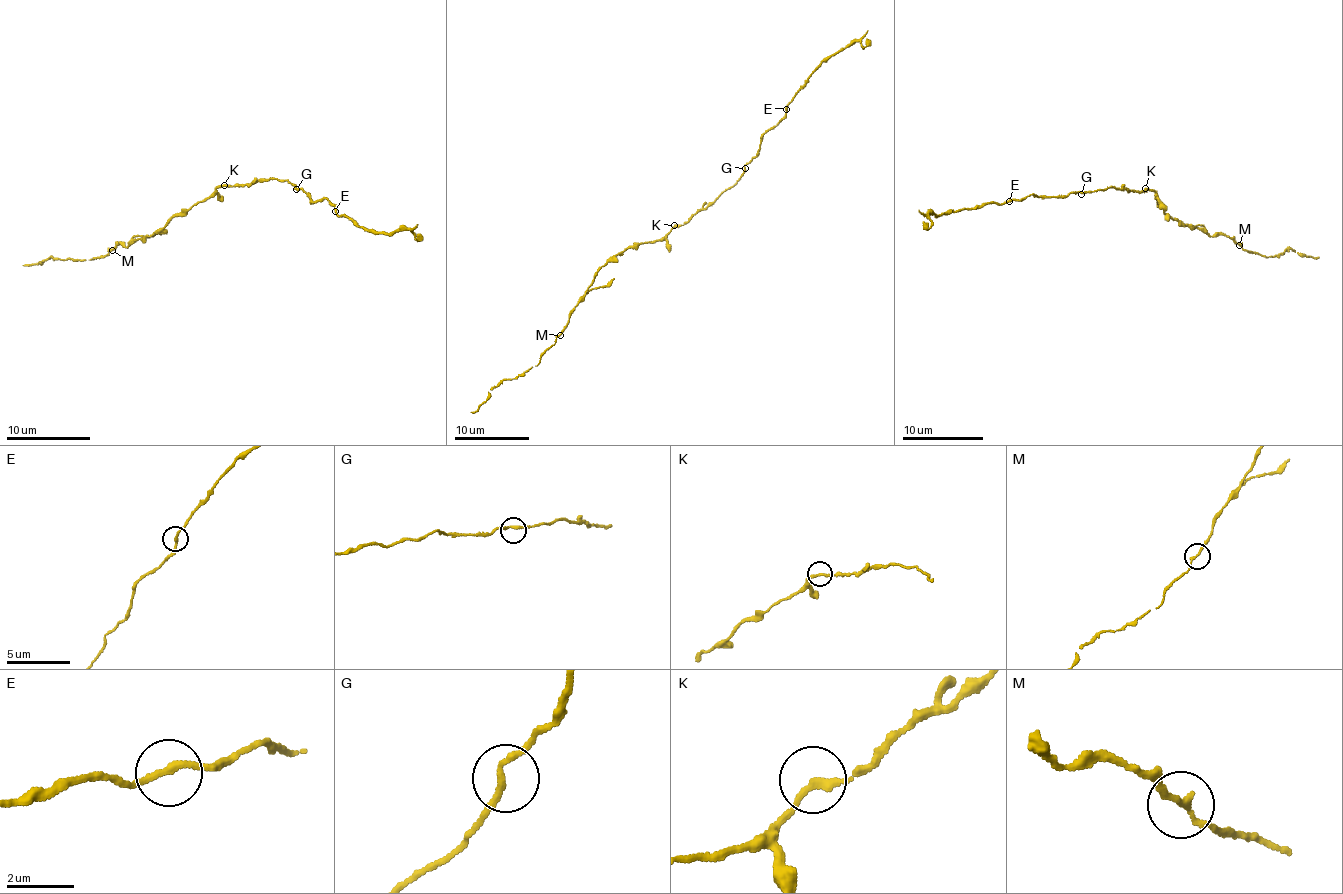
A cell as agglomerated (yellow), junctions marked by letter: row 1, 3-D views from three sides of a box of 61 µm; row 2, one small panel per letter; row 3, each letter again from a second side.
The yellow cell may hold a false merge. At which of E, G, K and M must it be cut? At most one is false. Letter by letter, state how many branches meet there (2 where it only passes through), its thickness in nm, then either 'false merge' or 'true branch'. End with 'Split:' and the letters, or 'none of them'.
E: branches 2; calibre 190 nm; true branch
G: branches 2; calibre 190 nm; true branch
K: branches 2; calibre 190 nm; true branch
M: branches 2; calibre 190 nm; true branch
Split: none of them

